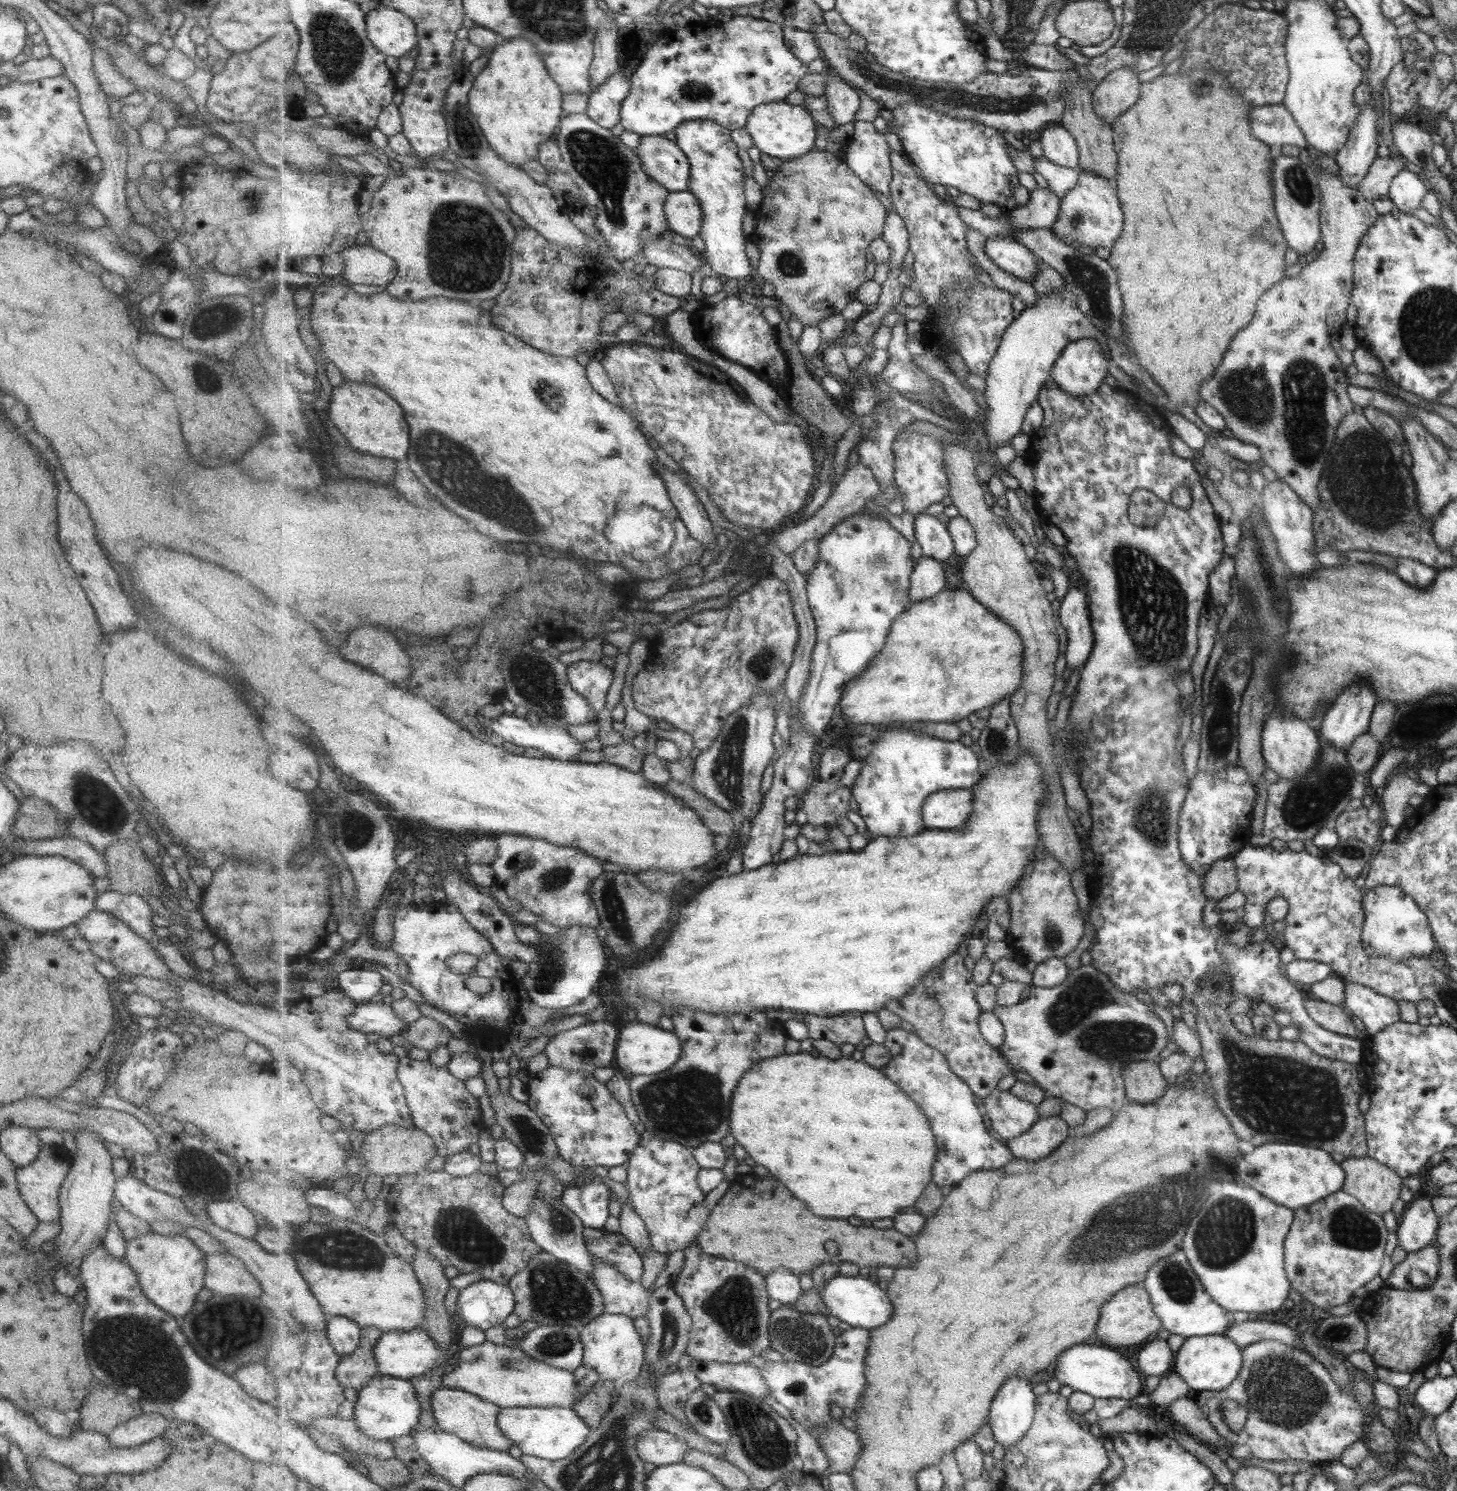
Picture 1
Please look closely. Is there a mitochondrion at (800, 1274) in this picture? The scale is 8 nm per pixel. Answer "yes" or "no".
no

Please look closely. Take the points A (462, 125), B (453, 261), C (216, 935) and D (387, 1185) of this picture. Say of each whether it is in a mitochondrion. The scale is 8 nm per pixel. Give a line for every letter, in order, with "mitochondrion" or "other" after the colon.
A: mitochondrion
B: mitochondrion
C: other
D: other

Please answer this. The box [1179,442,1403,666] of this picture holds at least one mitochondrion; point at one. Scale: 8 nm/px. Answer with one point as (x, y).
(1256, 542)

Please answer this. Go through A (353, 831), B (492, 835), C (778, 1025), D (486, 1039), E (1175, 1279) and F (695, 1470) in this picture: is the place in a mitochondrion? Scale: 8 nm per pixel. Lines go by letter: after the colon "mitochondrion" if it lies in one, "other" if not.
A: mitochondrion
B: other
C: other
D: other
E: mitochondrion
F: other

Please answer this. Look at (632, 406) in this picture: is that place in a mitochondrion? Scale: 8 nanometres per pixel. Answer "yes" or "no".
no

